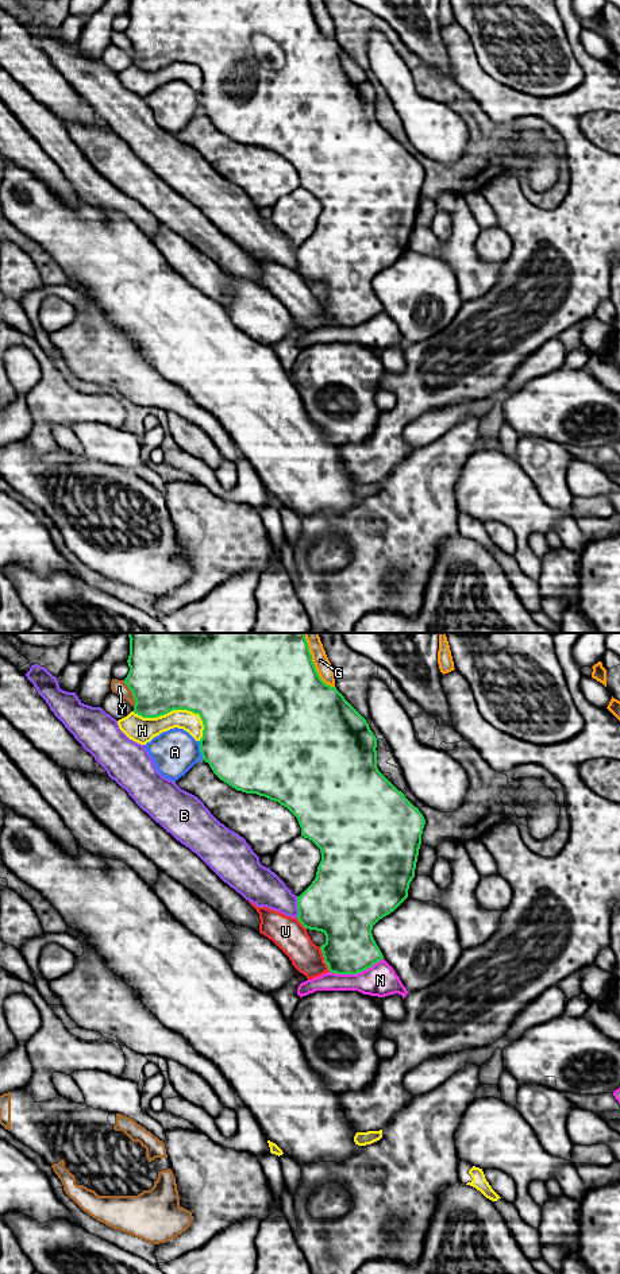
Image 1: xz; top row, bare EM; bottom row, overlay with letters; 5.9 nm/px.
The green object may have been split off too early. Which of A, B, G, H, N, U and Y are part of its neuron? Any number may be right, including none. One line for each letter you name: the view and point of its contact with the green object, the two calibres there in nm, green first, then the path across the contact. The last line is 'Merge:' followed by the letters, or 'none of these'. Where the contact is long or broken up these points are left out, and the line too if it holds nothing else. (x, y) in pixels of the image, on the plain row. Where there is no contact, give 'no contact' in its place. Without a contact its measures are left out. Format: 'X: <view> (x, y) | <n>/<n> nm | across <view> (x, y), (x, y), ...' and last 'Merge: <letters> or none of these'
Merge: none of these

